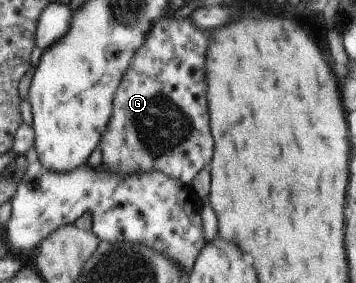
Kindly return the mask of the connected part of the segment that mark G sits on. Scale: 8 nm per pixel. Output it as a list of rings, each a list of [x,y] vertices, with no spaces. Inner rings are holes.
[[[172,16],[155,23],[148,39],[134,57],[130,69],[119,86],[114,101],[114,113],[102,137],[103,166],[121,175],[159,170],[189,184],[191,179],[209,163],[213,139],[207,127],[205,103],[205,77],[203,57],[209,33],[195,29],[189,18],[179,20]]]

